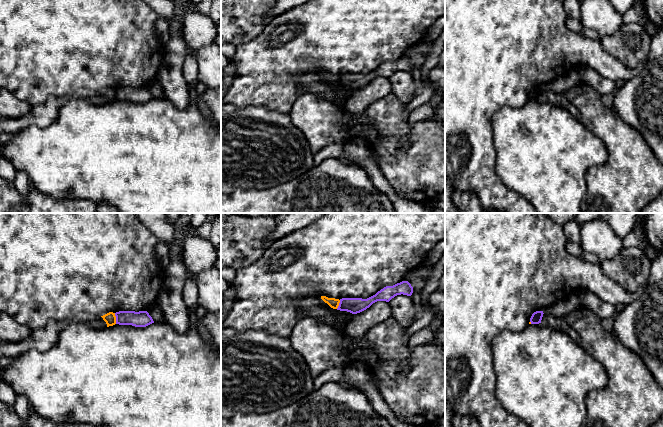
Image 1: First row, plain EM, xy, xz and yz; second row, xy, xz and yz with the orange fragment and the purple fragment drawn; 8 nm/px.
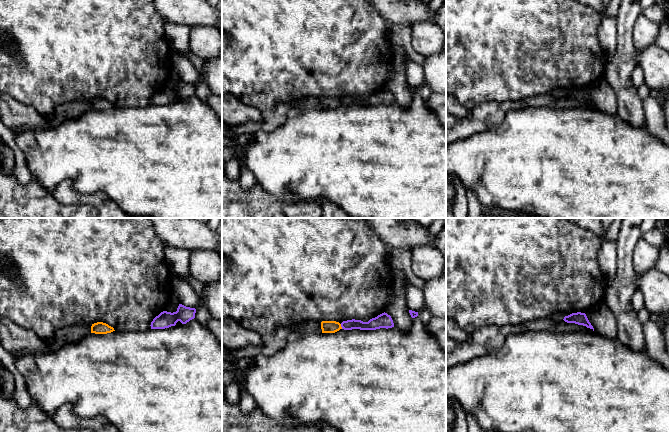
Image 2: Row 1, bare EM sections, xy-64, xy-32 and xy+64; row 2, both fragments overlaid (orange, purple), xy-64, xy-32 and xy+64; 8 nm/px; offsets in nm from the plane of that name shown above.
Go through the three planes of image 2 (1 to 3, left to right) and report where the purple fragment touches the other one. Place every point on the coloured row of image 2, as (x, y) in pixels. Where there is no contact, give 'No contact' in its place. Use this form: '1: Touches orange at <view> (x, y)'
1: No contact
2: Touches orange at xy-32 (340, 326)
3: No contact

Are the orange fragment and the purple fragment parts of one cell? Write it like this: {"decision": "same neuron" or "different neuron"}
{"decision": "different neuron"}

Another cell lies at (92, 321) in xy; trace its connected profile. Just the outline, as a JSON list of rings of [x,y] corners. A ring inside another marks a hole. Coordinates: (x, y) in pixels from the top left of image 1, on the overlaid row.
[[[79,315],[74,317],[71,321],[79,322],[91,328],[106,328],[107,327],[107,324],[103,320],[103,318],[98,316]]]

